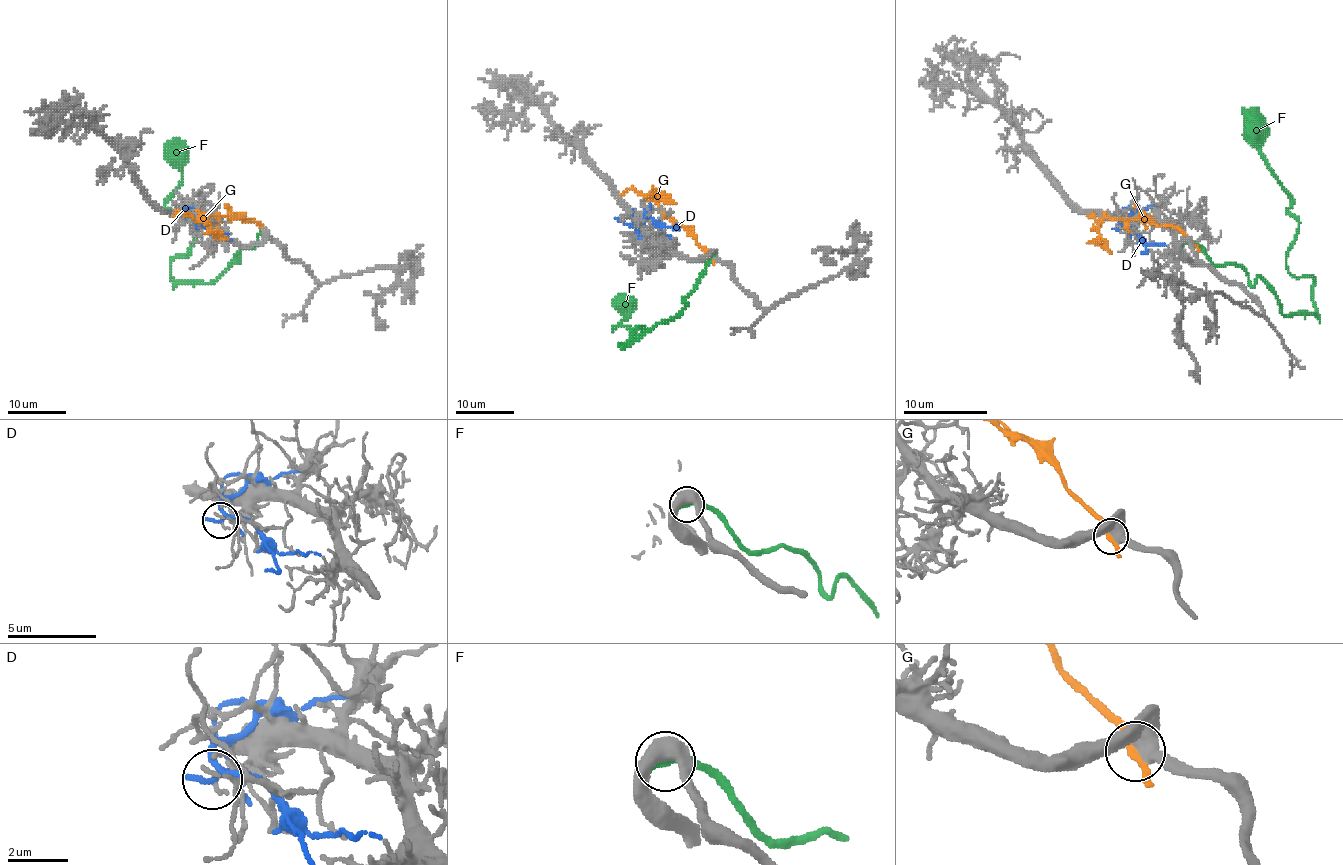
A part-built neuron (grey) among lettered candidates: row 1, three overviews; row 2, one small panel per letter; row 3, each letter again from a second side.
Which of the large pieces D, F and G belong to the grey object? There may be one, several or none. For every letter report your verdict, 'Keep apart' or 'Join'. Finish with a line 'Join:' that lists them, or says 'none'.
D: Keep apart
F: Join
G: Keep apart
Join: F

